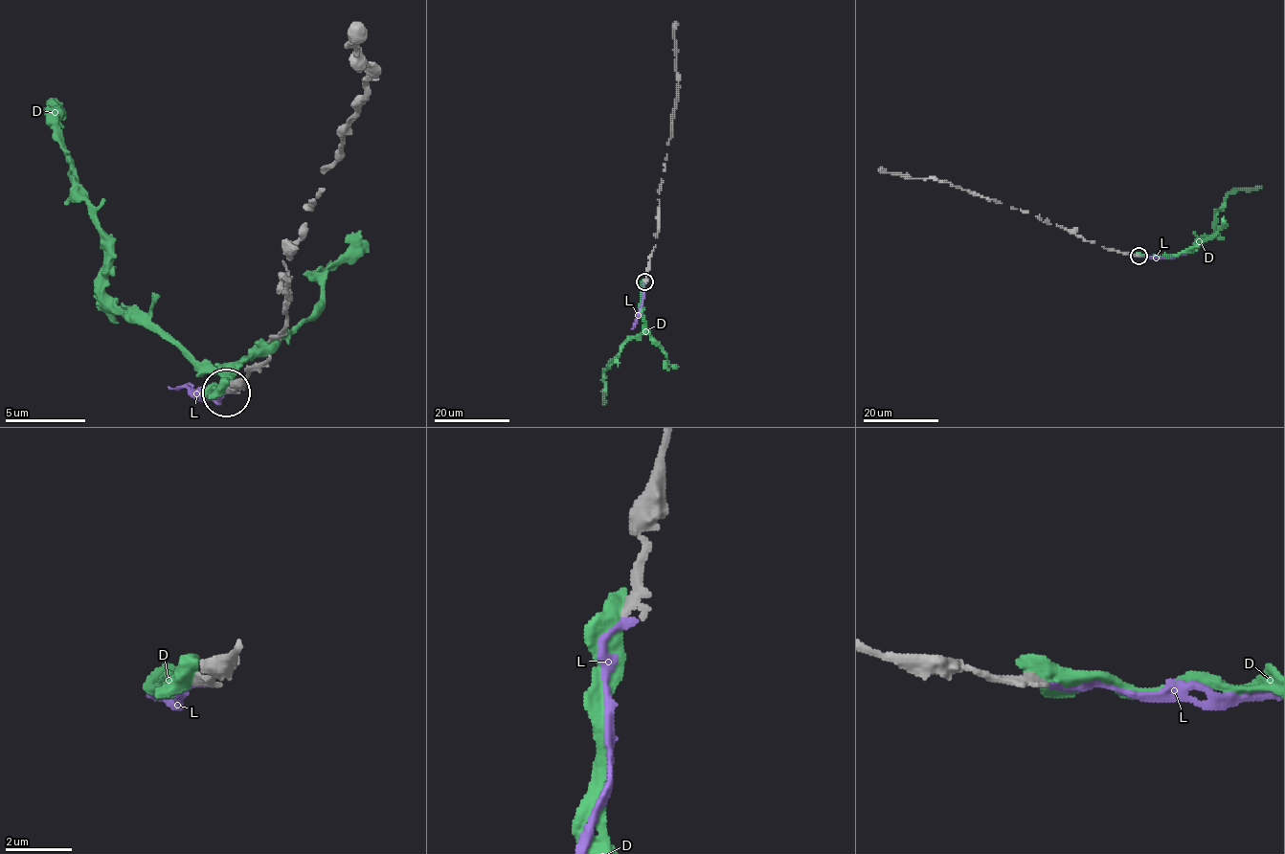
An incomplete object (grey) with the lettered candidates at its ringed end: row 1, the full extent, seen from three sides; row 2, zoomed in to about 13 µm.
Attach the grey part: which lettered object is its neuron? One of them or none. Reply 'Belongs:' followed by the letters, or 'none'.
Belongs: L

